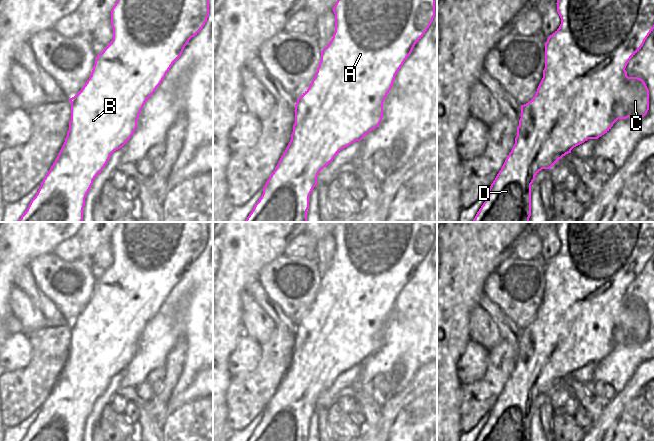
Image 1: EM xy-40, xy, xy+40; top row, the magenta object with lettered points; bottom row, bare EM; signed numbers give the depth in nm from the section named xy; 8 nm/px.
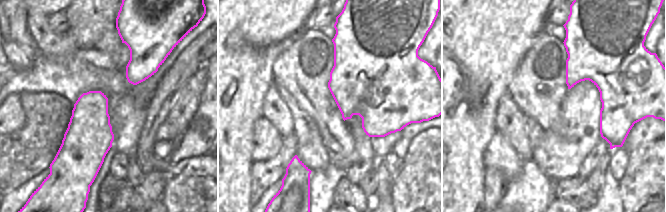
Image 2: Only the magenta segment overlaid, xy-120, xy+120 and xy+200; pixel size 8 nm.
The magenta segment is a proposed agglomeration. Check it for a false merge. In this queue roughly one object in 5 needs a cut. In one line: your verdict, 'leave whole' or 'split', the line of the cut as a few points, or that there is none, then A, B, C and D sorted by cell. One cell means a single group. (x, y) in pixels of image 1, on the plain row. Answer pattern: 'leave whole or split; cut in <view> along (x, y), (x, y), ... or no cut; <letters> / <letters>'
leave whole; no cut; A B C D

